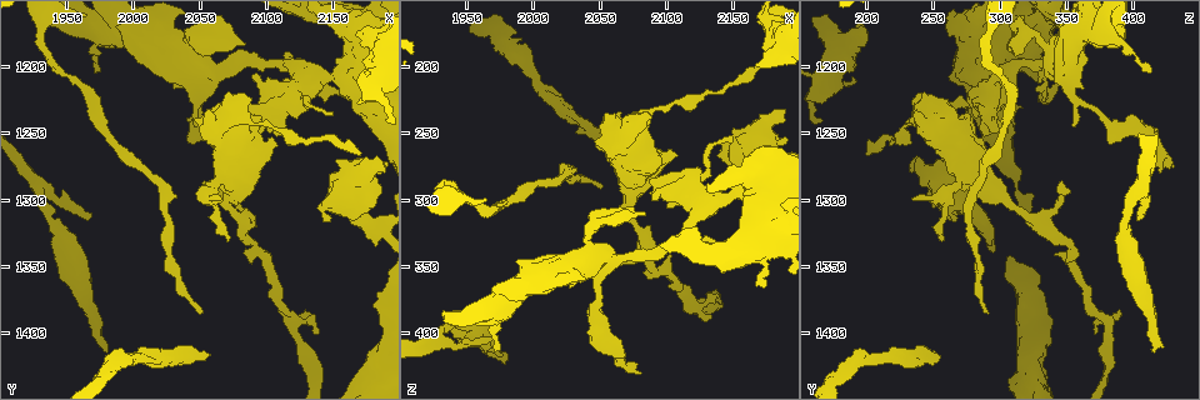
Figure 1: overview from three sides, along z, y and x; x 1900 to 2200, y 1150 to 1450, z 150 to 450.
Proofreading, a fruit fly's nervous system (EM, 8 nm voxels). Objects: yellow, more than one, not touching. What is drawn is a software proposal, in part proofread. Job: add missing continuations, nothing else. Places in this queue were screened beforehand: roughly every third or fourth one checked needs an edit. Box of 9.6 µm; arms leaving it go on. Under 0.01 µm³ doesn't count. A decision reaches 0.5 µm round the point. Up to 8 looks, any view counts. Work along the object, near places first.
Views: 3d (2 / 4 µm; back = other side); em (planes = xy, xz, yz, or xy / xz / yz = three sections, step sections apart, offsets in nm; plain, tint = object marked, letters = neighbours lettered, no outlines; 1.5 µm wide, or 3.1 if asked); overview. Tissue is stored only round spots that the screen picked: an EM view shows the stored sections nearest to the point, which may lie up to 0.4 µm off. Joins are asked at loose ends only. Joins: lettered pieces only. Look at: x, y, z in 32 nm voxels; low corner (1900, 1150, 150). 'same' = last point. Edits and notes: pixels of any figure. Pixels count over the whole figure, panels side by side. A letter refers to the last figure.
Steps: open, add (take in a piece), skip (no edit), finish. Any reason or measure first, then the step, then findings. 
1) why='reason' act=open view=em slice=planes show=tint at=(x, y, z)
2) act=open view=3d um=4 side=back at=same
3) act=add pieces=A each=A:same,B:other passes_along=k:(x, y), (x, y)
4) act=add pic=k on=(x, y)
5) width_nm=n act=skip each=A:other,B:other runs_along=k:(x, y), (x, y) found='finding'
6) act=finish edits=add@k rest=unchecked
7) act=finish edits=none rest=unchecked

why='tapers out' act=open view=3d um=2 at=(1968, 1314, 402)

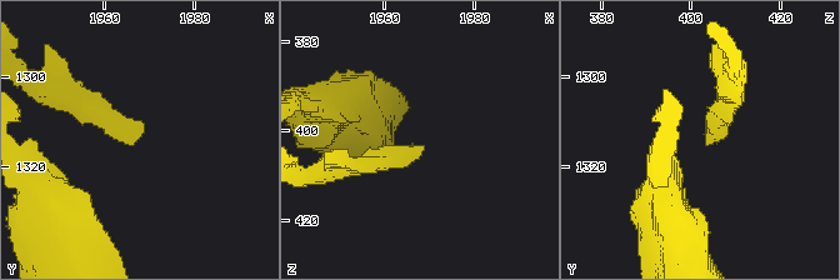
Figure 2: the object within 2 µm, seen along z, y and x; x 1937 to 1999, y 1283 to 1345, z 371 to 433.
why='shape alone is not enough' act=open view=em slice=yz step=8 show=letters at=(1969, 1313, 403)

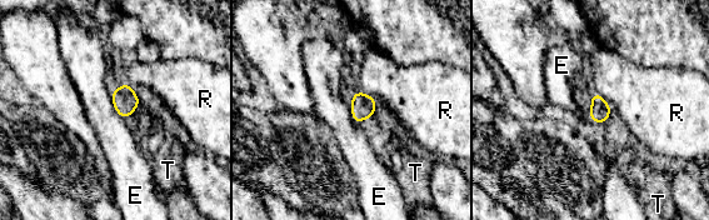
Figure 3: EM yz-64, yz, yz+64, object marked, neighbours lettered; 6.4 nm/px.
width_nm=130 act=skip each=E:other,R:other,T:other found='none of them fits'

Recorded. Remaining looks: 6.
why='end of a long branch' act=open view=em slice=planes show=tint at=(2058, 1414, 252)

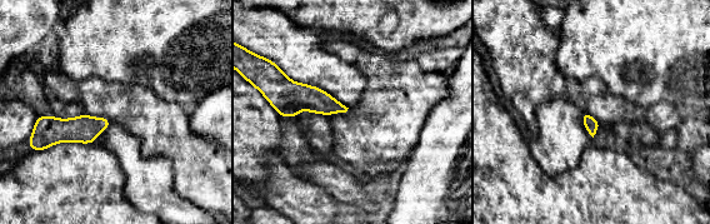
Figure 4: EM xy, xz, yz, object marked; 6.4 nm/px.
why='what lies round it' act=open view=em slice=planes show=letters at=same

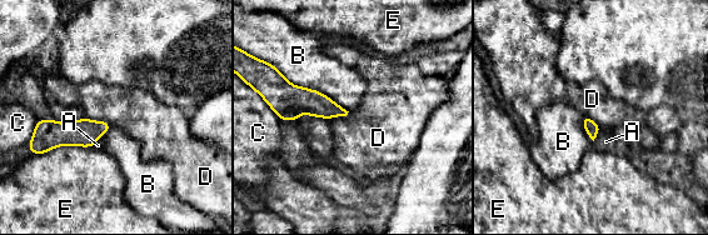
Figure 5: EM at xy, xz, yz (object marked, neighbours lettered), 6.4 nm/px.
longest_contact=B:500nm act=add pieces=A each=A:same,B:other,C:other,D:other,E:other passes_along=5:(592, 128), (597, 134), (606, 141) found='it goes on there'

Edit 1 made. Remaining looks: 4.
why='see it whole again' act=open view=overview

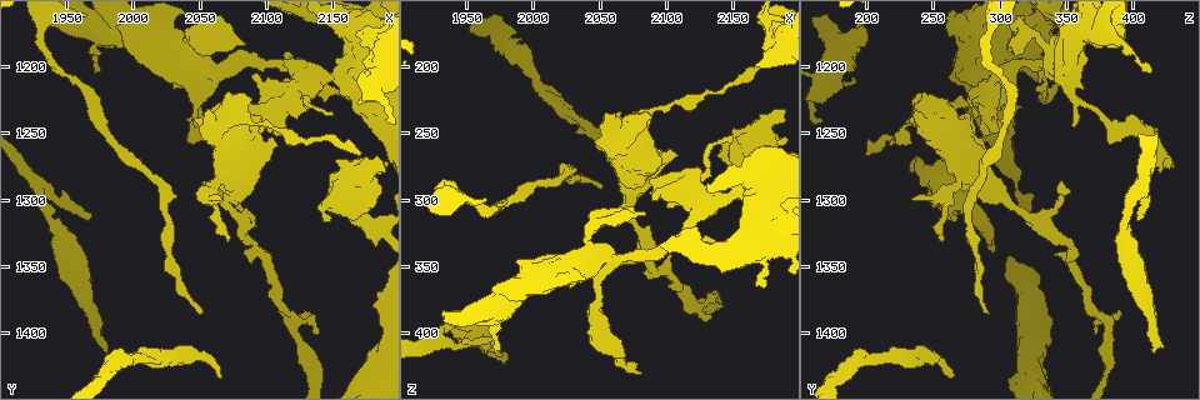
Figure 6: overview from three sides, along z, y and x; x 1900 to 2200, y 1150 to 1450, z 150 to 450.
why='branch stops here' act=open view=em slice=planes show=plain at=(2066, 1300, 234)

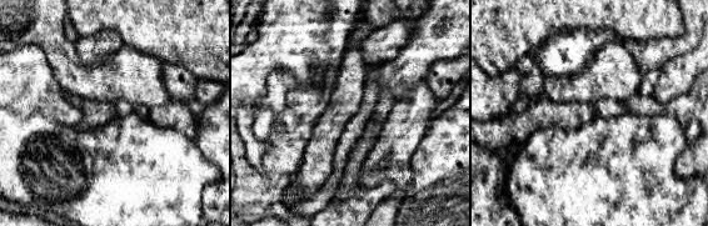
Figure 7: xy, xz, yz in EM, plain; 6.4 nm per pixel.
act=open view=em slice=planes show=letters at=same

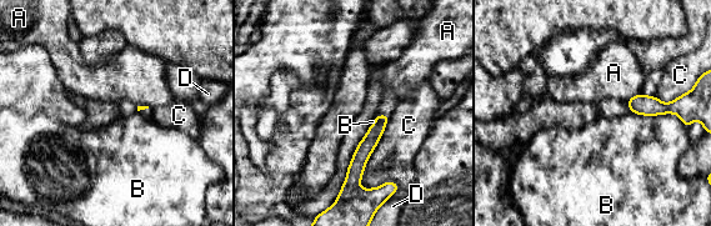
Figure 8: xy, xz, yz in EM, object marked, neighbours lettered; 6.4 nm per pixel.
act=skip each=A:other,B:other,C:other,D:other runs_along=8:(385, 117), (364, 149), (353, 176) found='no lettered piece goes on from it'

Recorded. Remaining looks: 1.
act=finish edits=add@5 rest=unchecked

